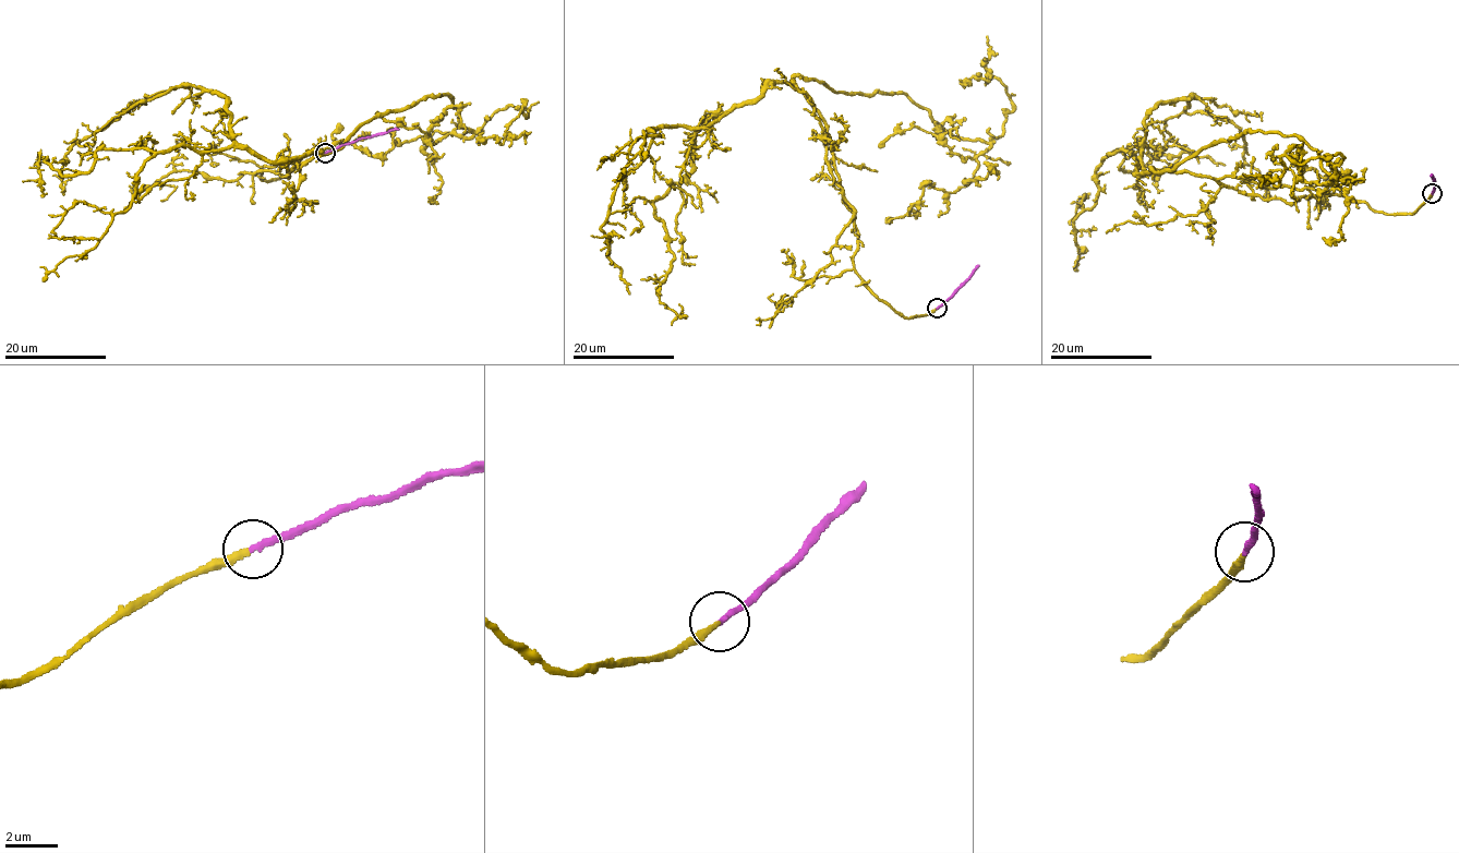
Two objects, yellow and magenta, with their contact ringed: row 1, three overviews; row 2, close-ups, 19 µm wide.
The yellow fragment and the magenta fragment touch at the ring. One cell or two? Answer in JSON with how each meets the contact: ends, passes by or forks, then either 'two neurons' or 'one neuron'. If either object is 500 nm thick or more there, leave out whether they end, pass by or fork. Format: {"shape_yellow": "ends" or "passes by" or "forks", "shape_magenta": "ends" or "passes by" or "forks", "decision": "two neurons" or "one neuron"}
{"shape_yellow": "ends", "shape_magenta": "ends", "decision": "one neuron"}

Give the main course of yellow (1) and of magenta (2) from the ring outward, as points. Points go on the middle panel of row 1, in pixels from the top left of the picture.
1: (936, 309), (900, 316), (867, 286), (795, 76), (906, 93), (990, 143), (967, 185), (928, 183), (891, 219)
2: (937, 308), (964, 285), (978, 264)

